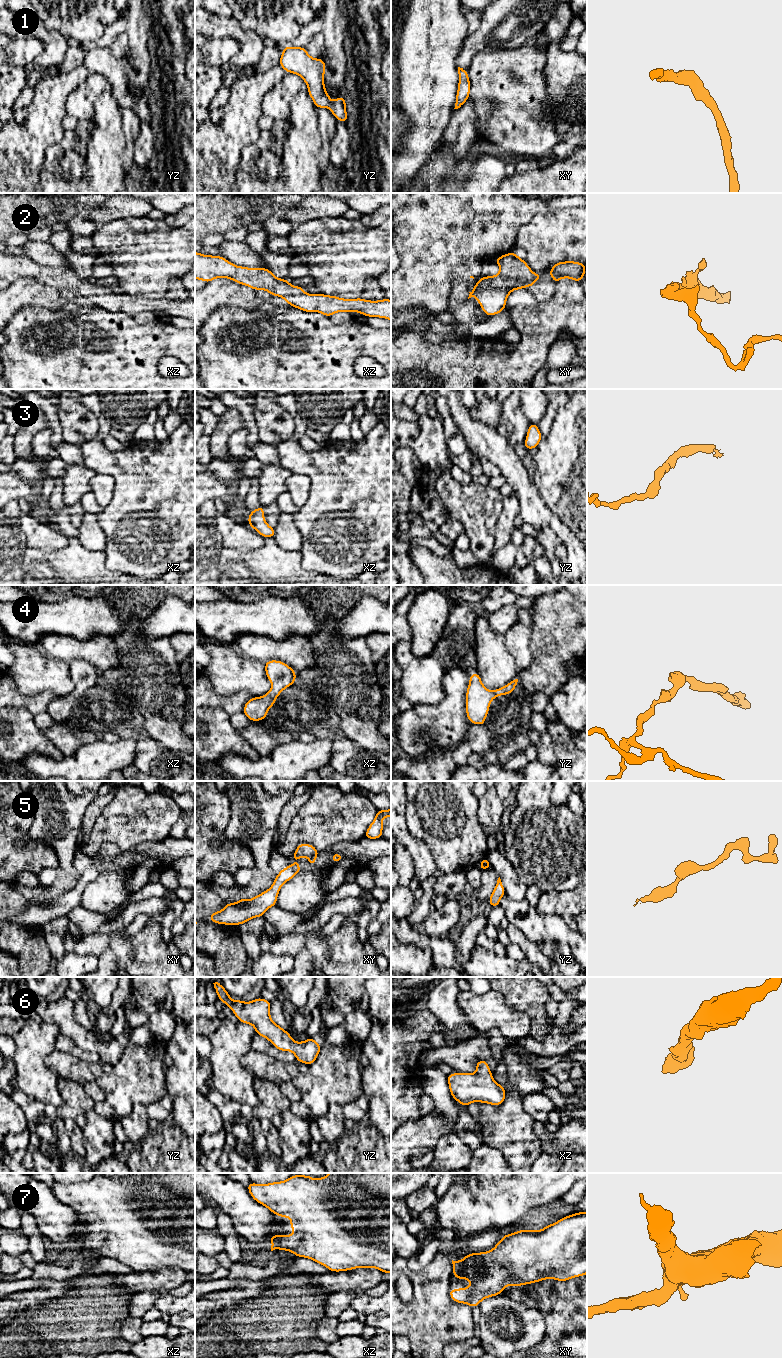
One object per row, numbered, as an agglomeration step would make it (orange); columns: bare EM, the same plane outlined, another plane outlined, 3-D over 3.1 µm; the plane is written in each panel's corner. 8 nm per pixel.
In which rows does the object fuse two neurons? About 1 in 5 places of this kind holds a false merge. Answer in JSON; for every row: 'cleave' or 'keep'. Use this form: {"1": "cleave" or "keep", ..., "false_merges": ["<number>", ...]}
{"1": "keep", "2": "keep", "3": "keep", "4": "keep", "5": "keep", "6": "keep", "7": "keep", "false_merges": []}

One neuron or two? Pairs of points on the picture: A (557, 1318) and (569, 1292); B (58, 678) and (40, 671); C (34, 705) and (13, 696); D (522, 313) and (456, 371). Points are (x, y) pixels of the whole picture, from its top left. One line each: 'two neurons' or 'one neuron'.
A: one neuron
B: one neuron
C: one neuron
D: one neuron

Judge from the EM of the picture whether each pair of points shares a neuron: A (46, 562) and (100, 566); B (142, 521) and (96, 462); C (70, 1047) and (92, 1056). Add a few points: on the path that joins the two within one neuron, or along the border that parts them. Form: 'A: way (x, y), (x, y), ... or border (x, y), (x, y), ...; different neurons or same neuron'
A: way (59, 563), (87, 563); same neuron
B: way (130, 508), (130, 485), (115, 470); same neuron
C: way (75, 1050), (83, 1055), (87, 1055); same neuron

